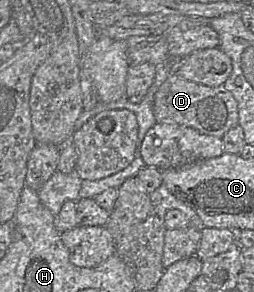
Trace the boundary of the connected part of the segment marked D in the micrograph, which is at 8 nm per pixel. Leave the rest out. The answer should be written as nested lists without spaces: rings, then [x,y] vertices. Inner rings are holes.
[[[172,73],[155,94],[154,116],[157,122],[176,123],[222,139],[229,129],[238,124],[238,107],[232,93],[223,85],[210,87]]]

